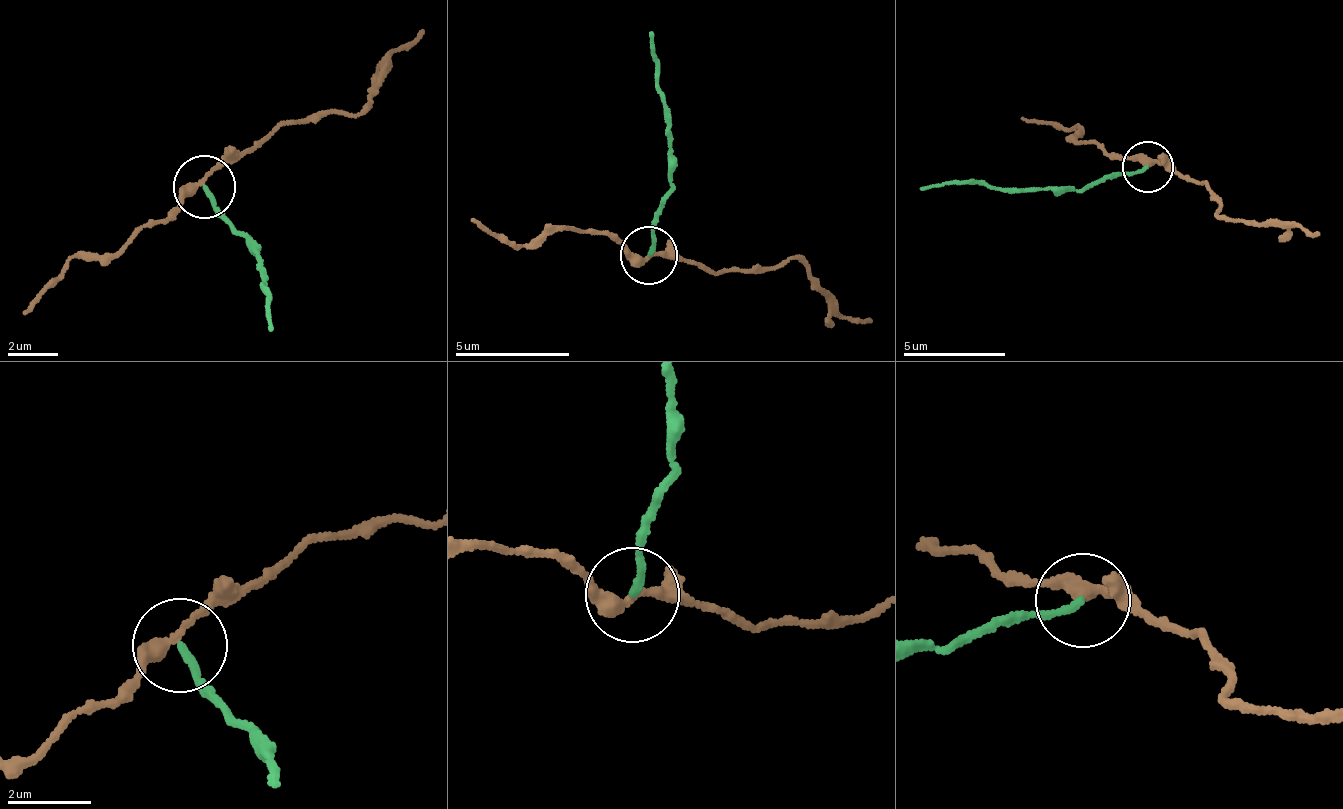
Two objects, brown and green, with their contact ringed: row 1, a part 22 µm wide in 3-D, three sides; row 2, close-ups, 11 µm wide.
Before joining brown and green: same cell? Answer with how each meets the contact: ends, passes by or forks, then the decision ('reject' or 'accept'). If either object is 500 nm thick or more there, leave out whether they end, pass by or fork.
brown passes by | green ends | reject

